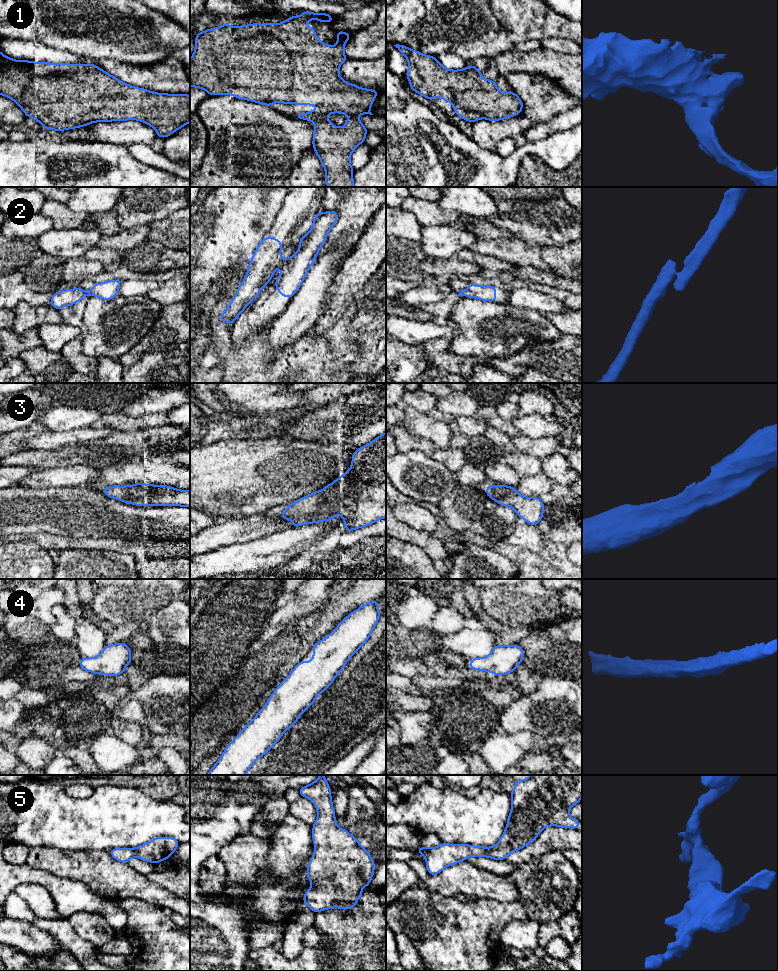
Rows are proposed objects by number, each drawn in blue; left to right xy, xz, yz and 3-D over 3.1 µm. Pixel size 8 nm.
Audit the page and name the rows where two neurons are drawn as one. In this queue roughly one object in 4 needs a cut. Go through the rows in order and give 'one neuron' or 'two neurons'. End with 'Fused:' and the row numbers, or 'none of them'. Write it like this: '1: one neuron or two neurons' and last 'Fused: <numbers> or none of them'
1: one neuron
2: two neurons
3: one neuron
4: one neuron
5: one neuron
Fused: 2

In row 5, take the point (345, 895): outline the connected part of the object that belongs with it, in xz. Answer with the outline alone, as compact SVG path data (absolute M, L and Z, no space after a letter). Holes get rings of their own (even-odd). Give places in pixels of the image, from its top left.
M324 775L299 792L315 804L318 813L312 829L314 855L307 867L312 886L303 902L315 913L335 907L351 910L363 887L369 886L375 864L359 840L337 825L331 789Z

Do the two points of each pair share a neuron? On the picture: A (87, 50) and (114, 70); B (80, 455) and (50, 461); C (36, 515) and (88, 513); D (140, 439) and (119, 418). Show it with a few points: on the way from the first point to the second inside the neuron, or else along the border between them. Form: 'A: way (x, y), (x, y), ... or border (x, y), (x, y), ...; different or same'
A: border (99, 59), (114, 59), (124, 63); different
B: way (73, 455), (57, 458); same
C: way (49, 513), (75, 513); same
D: border (146, 426), (140, 429), (115, 431); different

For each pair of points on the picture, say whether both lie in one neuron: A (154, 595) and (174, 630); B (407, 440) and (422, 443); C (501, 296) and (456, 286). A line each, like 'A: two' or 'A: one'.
A: two
B: one
C: one

